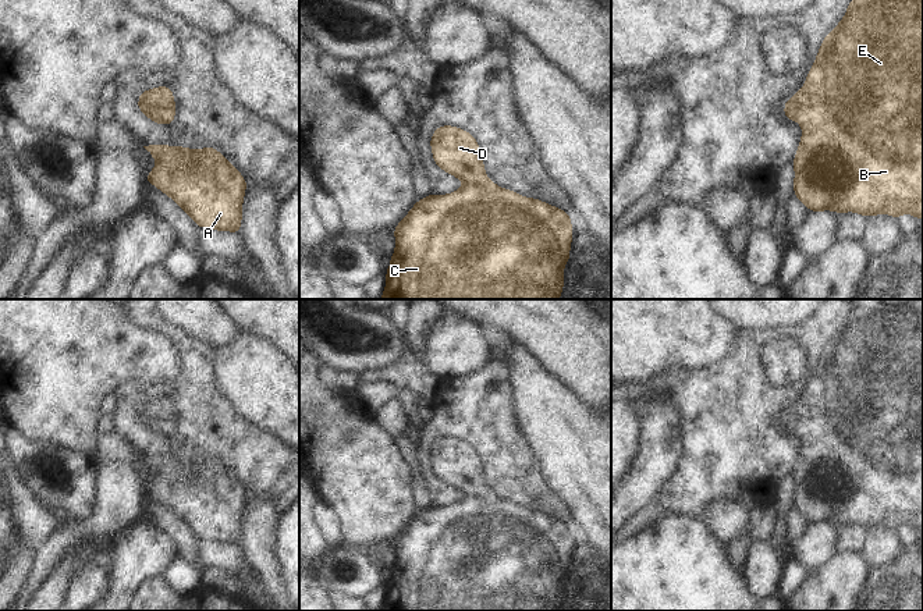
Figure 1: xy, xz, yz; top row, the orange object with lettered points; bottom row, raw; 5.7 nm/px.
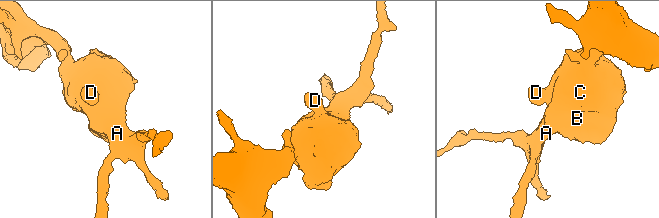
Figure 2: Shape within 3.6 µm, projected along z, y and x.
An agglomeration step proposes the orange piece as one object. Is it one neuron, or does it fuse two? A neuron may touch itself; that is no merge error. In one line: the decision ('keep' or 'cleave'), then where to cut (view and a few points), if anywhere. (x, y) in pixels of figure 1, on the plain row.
keep; no cut

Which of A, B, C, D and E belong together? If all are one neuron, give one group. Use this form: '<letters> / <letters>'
A B C D E

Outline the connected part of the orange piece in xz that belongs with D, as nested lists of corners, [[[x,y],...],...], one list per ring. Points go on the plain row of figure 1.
[[[440,437],[430,450],[430,461],[434,476],[440,482],[462,493],[462,498],[447,507],[430,505],[419,511],[408,526],[394,539],[395,560],[386,583],[386,600],[380,611],[560,611],[564,601],[564,579],[569,572],[574,548],[571,529],[557,518],[551,518],[536,509],[518,507],[512,501],[496,497],[487,487],[480,465],[480,457],[472,445],[454,437]]]

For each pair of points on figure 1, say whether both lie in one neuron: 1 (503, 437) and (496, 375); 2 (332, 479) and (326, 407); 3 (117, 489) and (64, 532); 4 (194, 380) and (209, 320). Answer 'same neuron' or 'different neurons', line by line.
1: same neuron
2: same neuron
3: same neuron
4: different neurons

